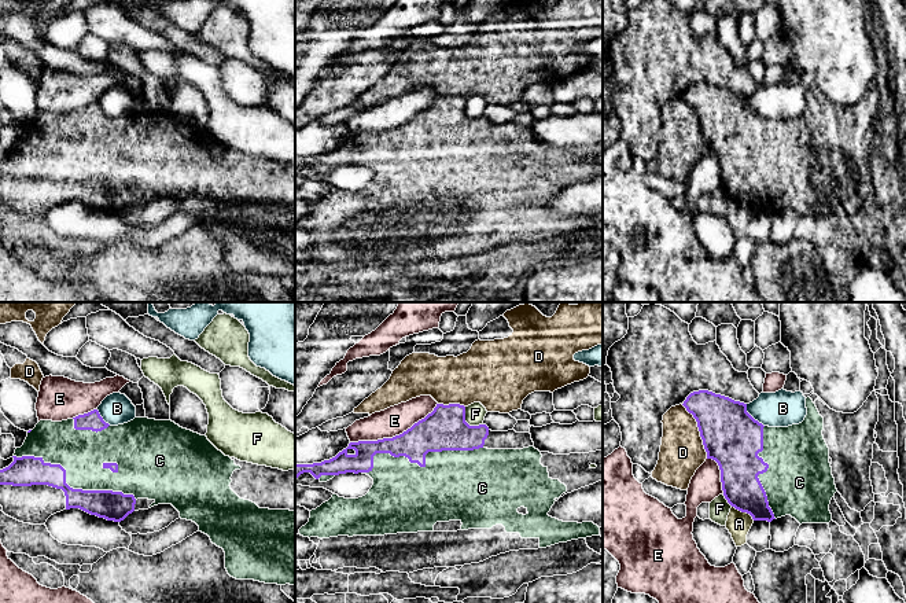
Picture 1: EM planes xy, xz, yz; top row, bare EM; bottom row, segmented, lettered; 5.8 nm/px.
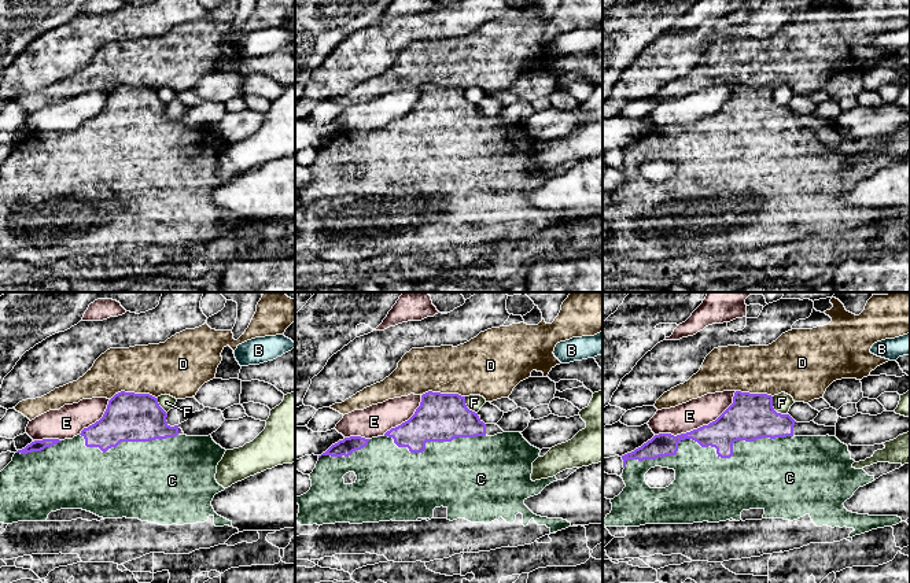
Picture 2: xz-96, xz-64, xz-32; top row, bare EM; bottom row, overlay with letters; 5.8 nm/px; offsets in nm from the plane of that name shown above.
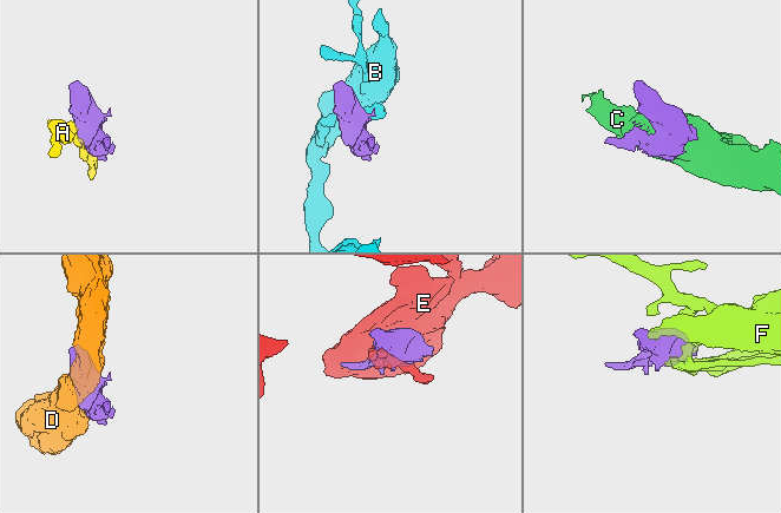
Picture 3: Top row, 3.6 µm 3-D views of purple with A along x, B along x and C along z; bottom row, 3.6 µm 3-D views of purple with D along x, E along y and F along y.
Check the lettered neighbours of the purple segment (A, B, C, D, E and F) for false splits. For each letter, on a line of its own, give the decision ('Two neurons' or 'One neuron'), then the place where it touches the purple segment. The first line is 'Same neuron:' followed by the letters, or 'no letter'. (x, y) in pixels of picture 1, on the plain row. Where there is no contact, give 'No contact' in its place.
Same neuron: C
A: Two neurons. Touches purple at yz (743, 203)
B: Two neurons. Touches purple at yz (751, 109)
C: One neuron. Touches purple at xz (422, 158)
D: Two neurons. Touches purple at yz (699, 122)
E: Two neurons. Touches purple at xz (396, 128)
F: Two neurons. Touches purple at xz (466, 114)

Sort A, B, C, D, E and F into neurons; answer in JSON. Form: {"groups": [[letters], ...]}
{"groups": [["A"], ["B"], ["C"], ["D"], ["E"], ["F"]]}

